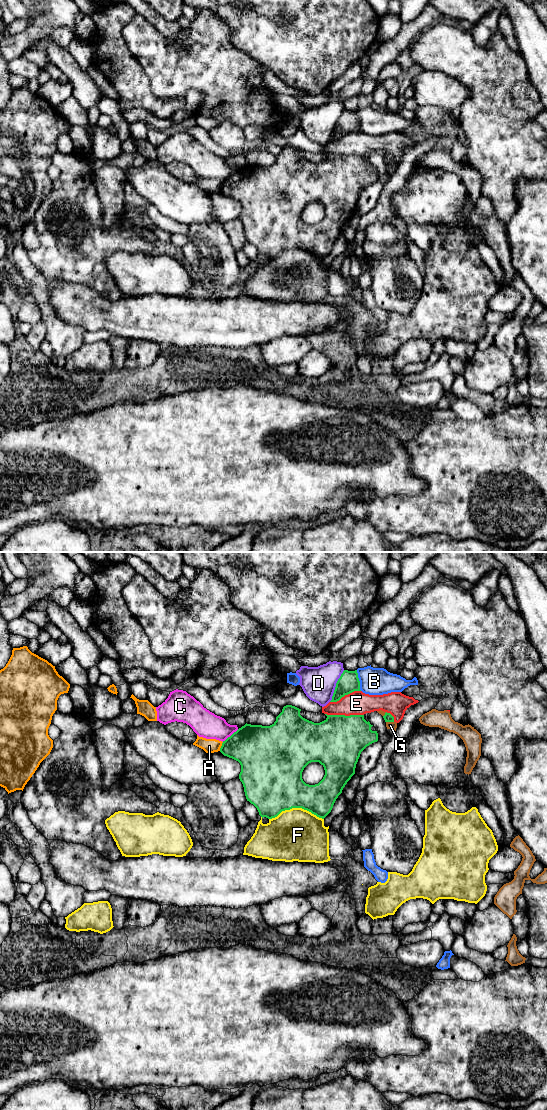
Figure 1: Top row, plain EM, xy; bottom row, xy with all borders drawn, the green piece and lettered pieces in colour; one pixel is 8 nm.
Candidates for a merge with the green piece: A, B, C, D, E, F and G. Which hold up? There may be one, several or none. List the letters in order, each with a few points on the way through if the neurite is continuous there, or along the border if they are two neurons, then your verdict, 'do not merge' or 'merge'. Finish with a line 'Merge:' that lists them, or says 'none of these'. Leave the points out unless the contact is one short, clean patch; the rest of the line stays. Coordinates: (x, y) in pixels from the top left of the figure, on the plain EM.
A: do not merge
B: do not merge
C: do not merge
D: do not merge
E: do not merge
F: do not merge
G: along xy (386, 161), (393, 162) | do not merge
Merge: none of these

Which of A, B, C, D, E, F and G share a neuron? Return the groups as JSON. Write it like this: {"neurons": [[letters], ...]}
{"neurons": [["A"], ["B"], ["C"], ["D"], ["E"], ["F"], ["G"]]}

